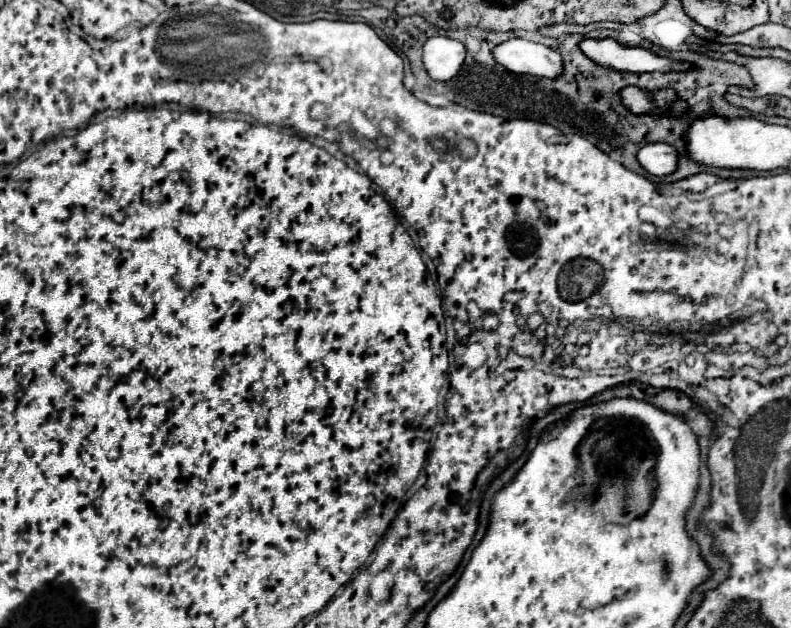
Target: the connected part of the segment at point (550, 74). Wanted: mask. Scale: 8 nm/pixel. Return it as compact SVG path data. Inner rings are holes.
M513 38L495 46L493 56L499 64L515 74L529 74L539 78L557 78L563 74L561 54L539 42Z

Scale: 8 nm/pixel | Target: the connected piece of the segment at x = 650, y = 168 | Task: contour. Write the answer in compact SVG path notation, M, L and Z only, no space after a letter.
M655 142L655 144L645 144L637 152L639 164L653 176L667 176L677 168L677 152L673 146Z

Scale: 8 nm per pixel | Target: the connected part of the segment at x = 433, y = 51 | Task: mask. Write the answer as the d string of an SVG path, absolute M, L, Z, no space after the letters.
M447 36L429 38L423 46L423 64L429 76L437 82L449 82L465 60L465 46Z

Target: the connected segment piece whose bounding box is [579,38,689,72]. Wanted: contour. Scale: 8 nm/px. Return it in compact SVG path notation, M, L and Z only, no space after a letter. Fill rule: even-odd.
M605 38L605 40L583 40L579 44L583 54L595 60L601 66L625 72L671 72L671 70L687 70L687 62L673 62L669 58L659 58L649 50L643 48L627 48L619 42Z

